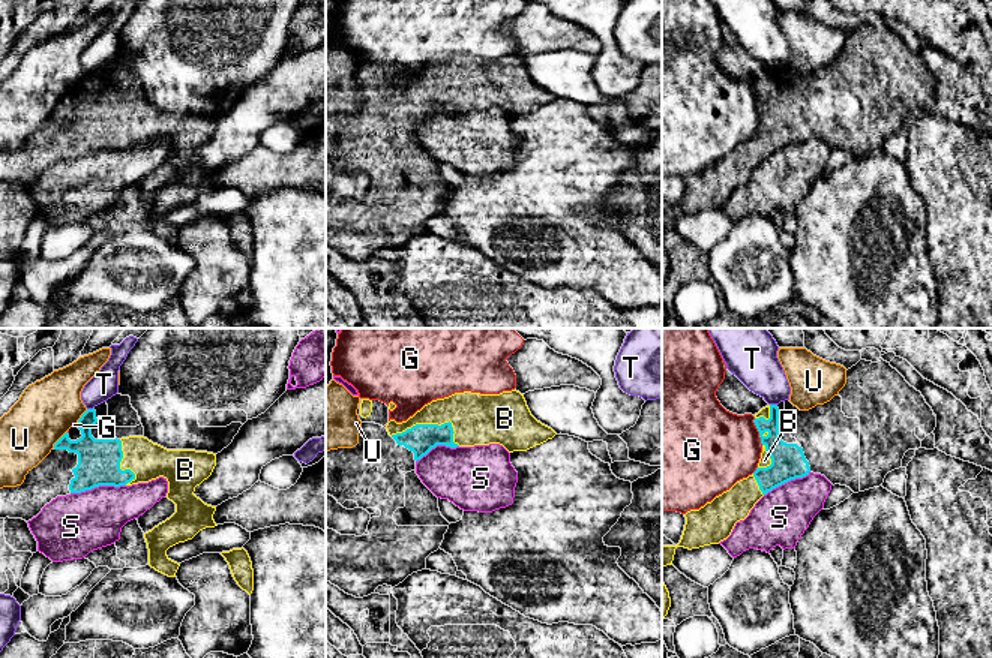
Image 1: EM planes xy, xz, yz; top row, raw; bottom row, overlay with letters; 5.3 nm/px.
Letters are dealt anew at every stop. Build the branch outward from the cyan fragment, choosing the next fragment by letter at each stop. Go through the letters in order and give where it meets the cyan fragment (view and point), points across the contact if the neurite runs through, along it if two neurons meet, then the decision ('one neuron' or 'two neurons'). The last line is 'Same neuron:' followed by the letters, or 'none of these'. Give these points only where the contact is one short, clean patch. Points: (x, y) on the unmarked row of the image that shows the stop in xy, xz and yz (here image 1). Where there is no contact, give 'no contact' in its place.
B: xz (432, 89) | one neuron
G: yz (758, 95) | along yz (754, 83), (763, 108) | two neurons
S: xy (98, 150) | along xy (125, 149), (95, 150), (71, 158) | two neurons
T: xy (90, 74) | along xy (93, 71), (87, 74) | two neurons
U: xy (59, 104) | along xy (66, 95), (53, 111) | two neurons
Same neuron: B

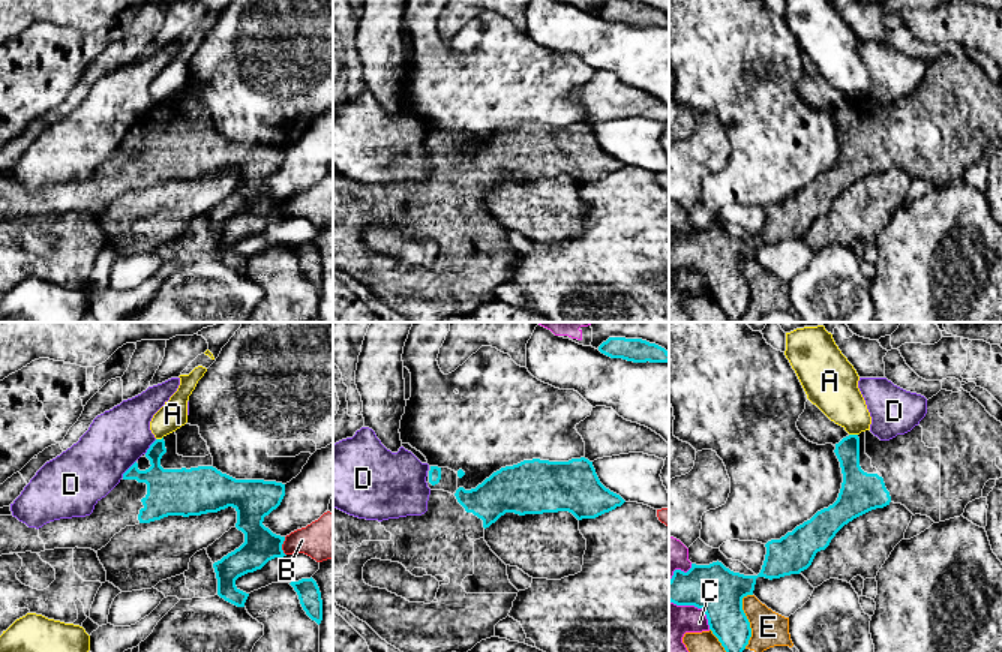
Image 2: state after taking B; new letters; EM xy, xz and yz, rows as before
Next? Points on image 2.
A: yz (854, 99) | two neurons
B: xy (281, 210) | two neurons
C: yz (695, 270) | two neurons
D: xy (128, 134) | along xy (135, 125), (122, 141) | two neurons
E: yz (747, 284) | two neurons
Same neuron: none of these

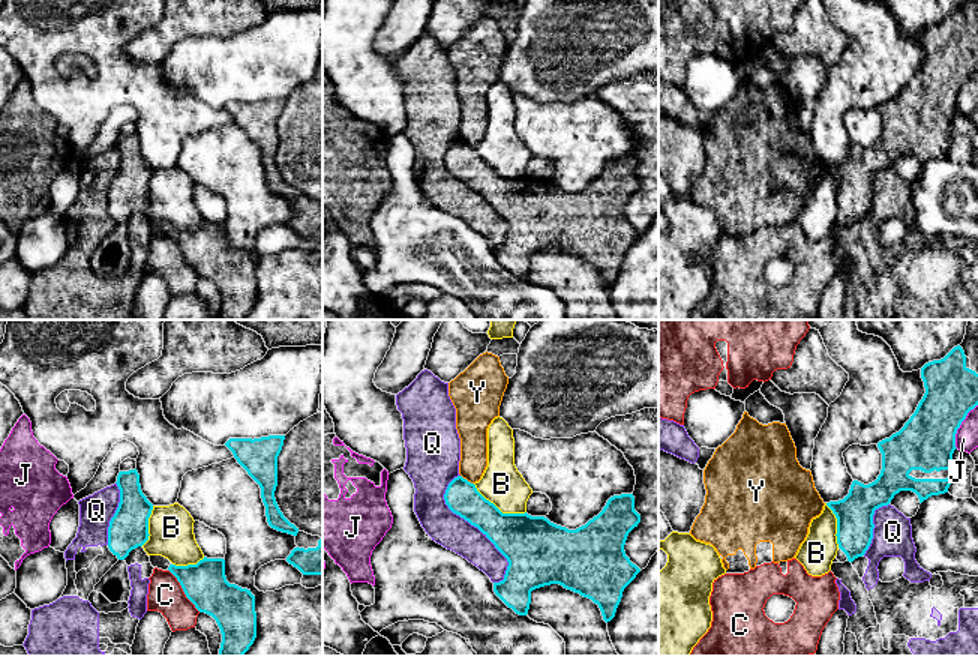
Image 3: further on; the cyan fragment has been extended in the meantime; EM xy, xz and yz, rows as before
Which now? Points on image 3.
B: xz (497, 171) | two neurons
C: xy (183, 254) | along xy (168, 233), (185, 260), (200, 275) | two neurons
J: yz (959, 90) | two neurons
Q: xz (474, 189) | two neurons
Y: xz (465, 143) | two neurons
Same neuron: none of these

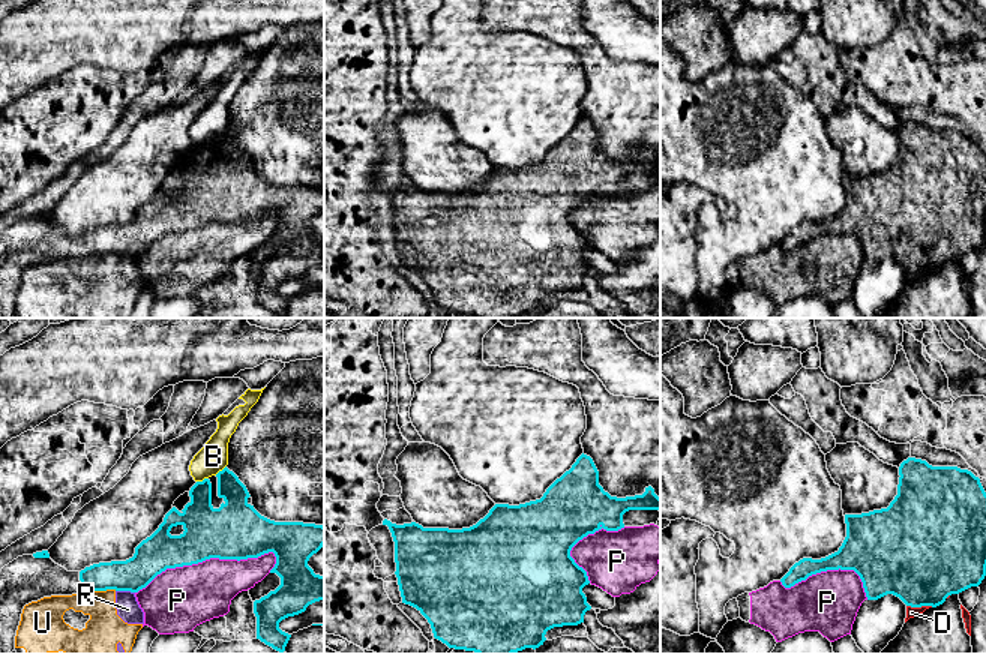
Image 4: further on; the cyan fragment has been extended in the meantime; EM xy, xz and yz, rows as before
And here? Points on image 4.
B: xy (203, 144) | two neurons
D: yz (920, 270) | two neurons
P: xy (206, 222) | two neurons
R: xy (125, 254) | two neurons
U: xy (101, 254) | along xy (116, 254), (92, 254), (86, 257) | two neurons
Same neuron: none of these

